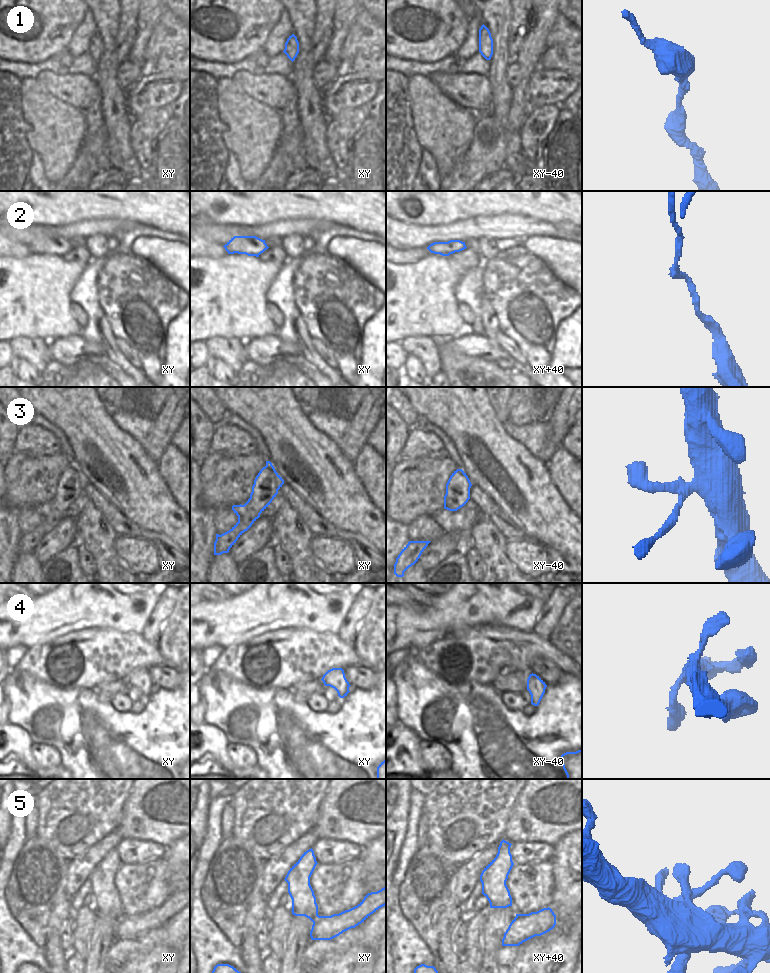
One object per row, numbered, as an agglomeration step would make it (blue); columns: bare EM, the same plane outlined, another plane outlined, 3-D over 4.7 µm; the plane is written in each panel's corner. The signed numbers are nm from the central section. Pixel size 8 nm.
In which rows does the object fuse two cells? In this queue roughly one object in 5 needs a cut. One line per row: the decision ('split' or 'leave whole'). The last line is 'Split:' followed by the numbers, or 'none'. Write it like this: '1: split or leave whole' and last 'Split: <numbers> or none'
1: leave whole
2: split
3: leave whole
4: leave whole
5: leave whole
Split: 2

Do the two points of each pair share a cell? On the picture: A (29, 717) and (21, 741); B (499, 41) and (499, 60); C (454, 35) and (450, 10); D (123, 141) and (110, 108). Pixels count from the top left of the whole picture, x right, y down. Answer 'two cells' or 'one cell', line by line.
A: two cells
B: one cell
C: one cell
D: one cell

